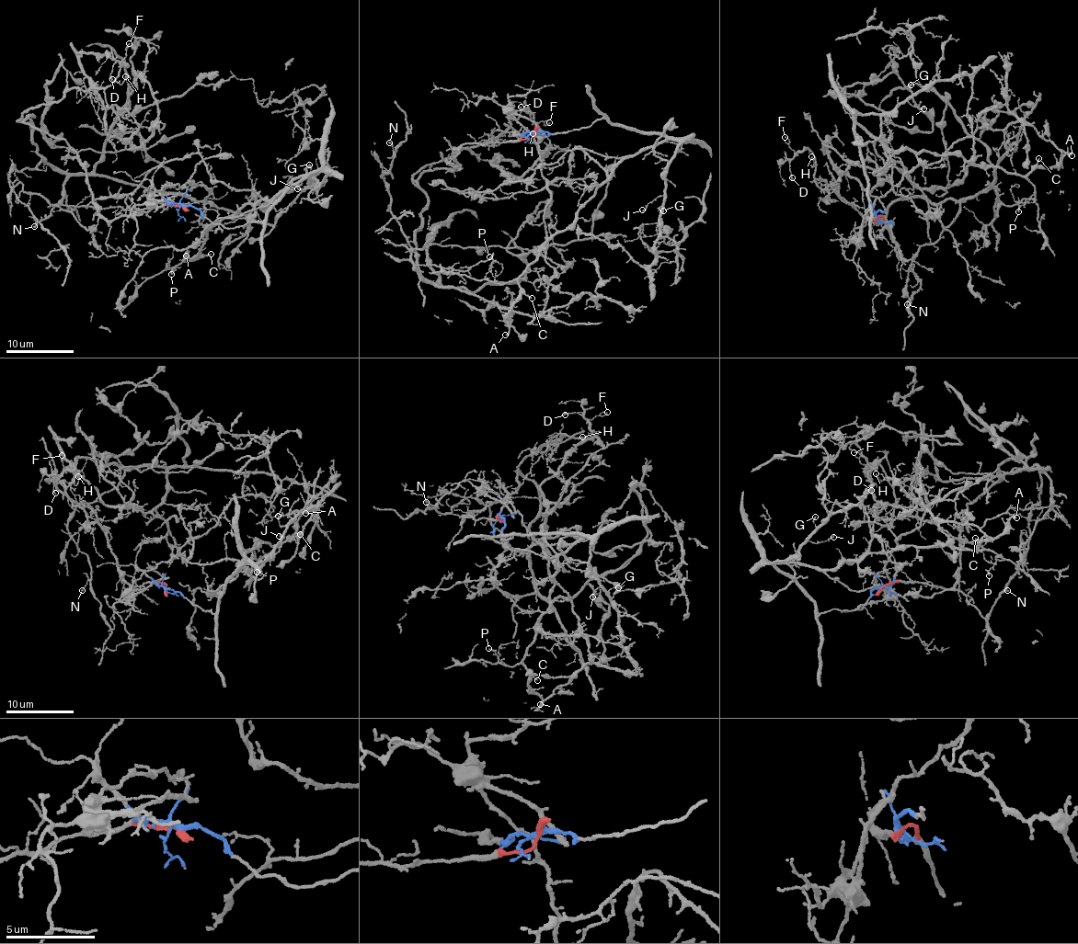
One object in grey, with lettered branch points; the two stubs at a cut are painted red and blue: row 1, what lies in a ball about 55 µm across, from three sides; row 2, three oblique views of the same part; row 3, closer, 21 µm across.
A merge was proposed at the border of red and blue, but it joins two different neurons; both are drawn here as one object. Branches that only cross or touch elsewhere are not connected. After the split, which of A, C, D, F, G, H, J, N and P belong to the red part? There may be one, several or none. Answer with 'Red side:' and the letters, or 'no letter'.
Red side: D, F, H, N

